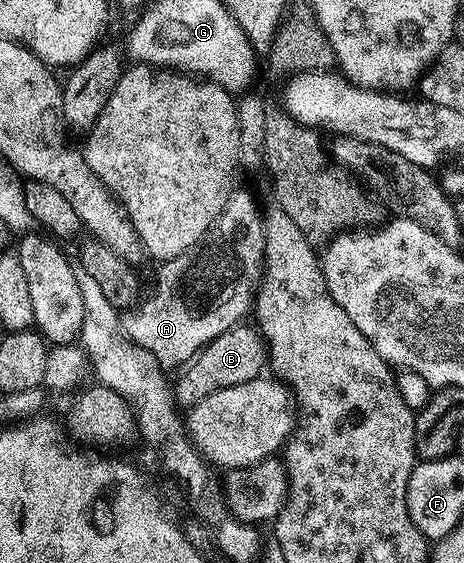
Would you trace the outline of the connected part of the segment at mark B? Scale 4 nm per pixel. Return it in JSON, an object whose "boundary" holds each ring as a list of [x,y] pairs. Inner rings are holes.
{"boundary":[[[240,324],[221,332],[221,336],[217,336],[217,340],[204,346],[195,355],[190,365],[182,371],[184,374],[179,378],[179,386],[177,382],[173,390],[180,403],[194,404],[203,397],[216,393],[218,389],[235,387],[237,384],[247,383],[262,375],[269,360],[269,348],[261,332],[256,327],[247,325]]]}

